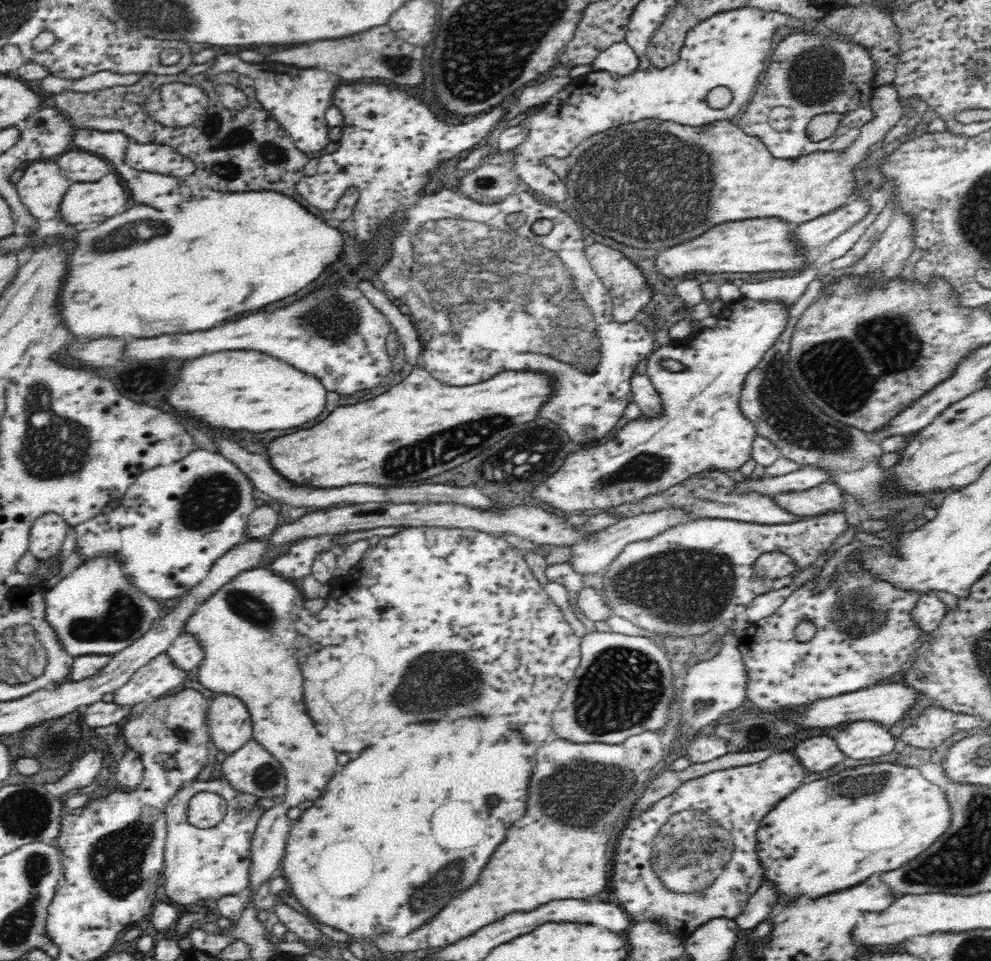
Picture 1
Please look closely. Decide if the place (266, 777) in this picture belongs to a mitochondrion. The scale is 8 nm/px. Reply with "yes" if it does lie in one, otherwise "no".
yes

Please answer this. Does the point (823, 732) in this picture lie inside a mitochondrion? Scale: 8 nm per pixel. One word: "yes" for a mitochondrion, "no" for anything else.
no

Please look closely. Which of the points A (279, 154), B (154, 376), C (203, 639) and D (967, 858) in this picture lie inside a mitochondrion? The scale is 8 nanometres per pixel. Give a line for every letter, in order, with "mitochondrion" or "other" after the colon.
A: mitochondrion
B: mitochondrion
C: other
D: mitochondrion

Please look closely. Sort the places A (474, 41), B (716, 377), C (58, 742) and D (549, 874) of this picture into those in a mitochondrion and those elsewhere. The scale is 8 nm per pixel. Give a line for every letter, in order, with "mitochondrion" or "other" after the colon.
A: mitochondrion
B: other
C: other
D: other

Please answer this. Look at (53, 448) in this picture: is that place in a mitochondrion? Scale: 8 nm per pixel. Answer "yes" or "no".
yes

